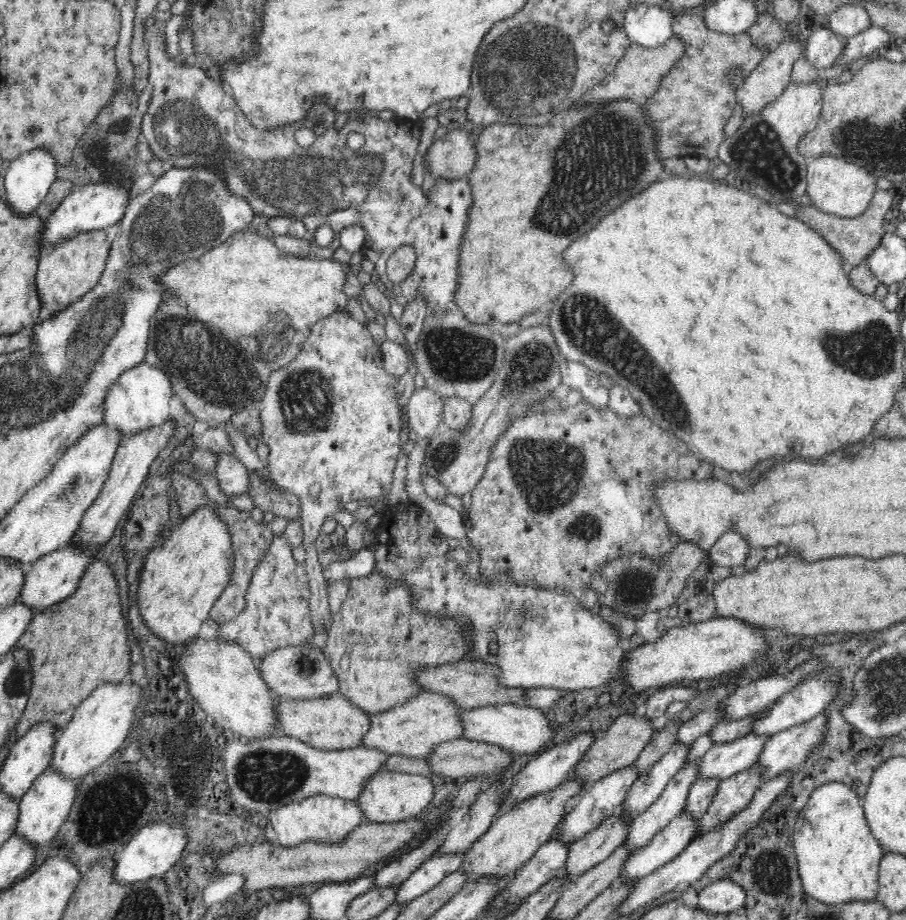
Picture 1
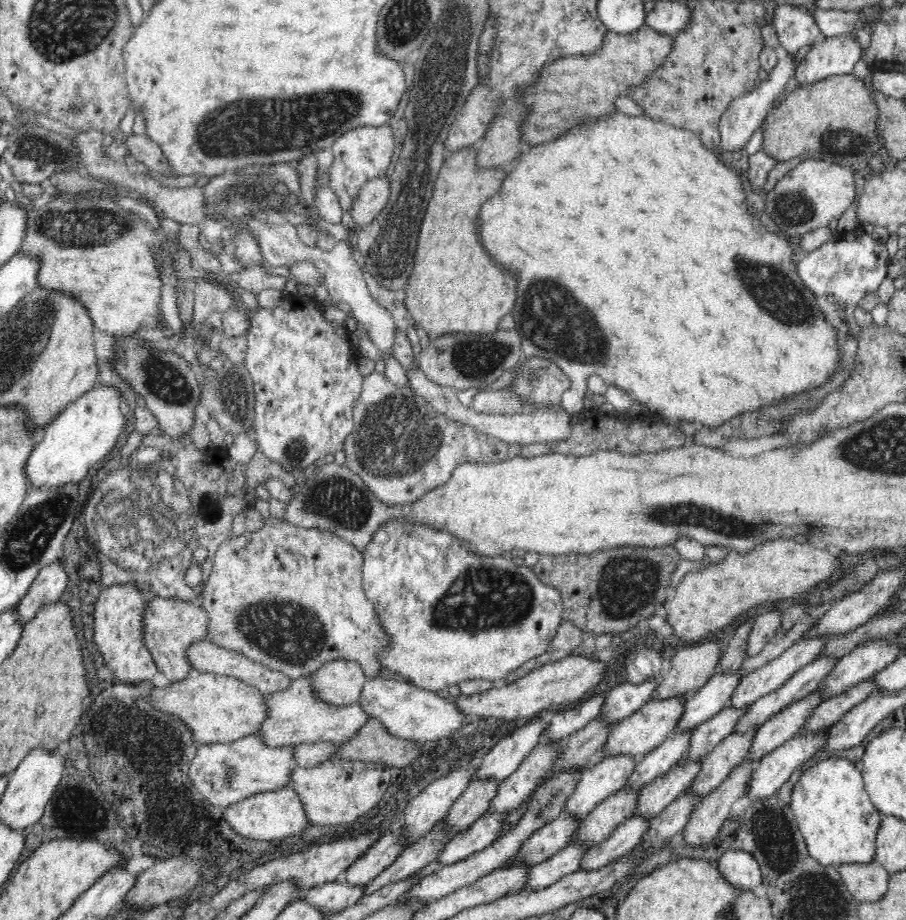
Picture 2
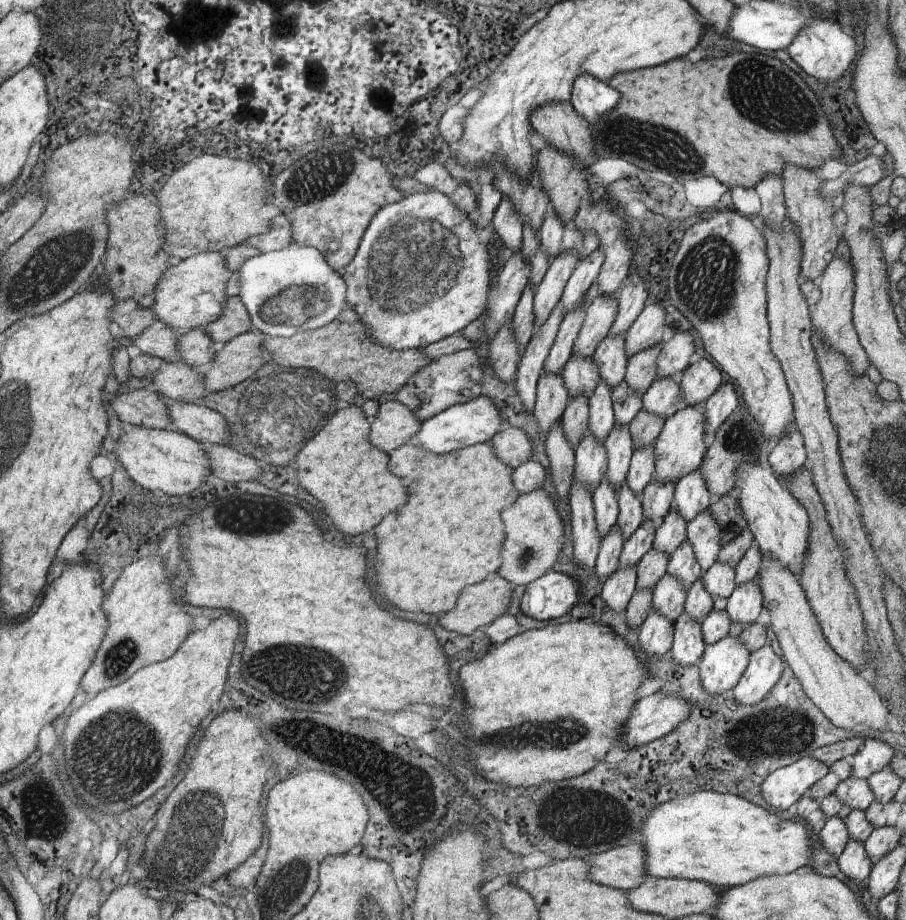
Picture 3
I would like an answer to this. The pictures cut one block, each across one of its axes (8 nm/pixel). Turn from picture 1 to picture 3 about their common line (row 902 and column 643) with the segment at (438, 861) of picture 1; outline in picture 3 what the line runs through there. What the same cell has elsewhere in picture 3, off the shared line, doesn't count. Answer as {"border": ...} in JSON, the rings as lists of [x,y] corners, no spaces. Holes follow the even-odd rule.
{"border":[[[670,375],[670,376],[659,376],[656,377],[650,388],[643,394],[643,408],[648,412],[653,412],[658,416],[663,416],[665,420],[676,414],[685,405],[685,400],[683,399],[681,392],[681,384],[680,378],[677,375]]]}

